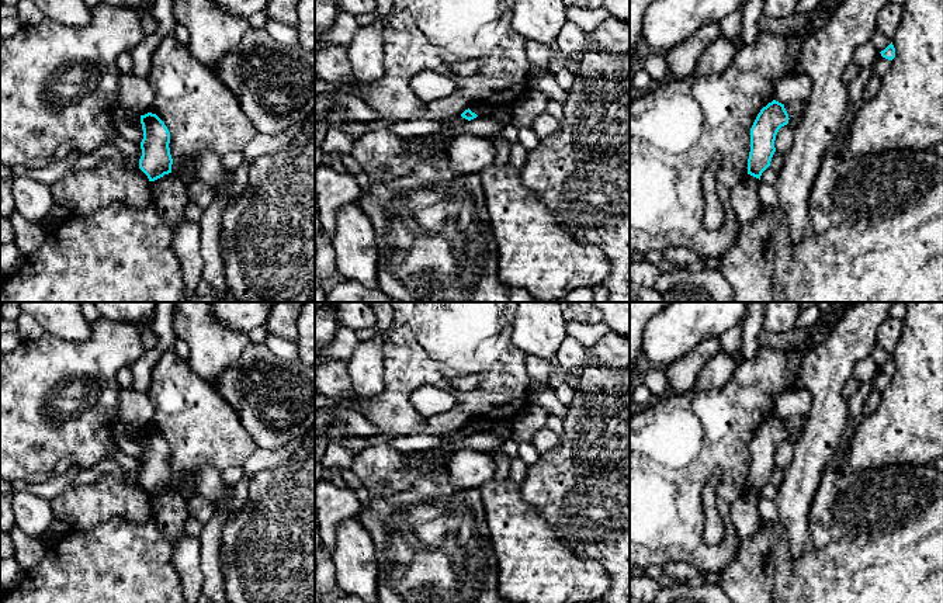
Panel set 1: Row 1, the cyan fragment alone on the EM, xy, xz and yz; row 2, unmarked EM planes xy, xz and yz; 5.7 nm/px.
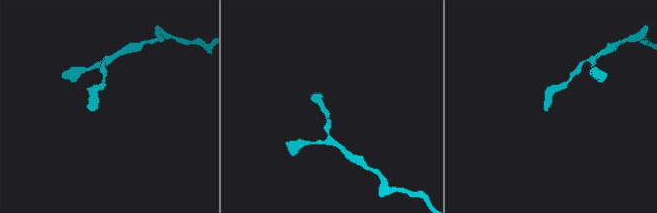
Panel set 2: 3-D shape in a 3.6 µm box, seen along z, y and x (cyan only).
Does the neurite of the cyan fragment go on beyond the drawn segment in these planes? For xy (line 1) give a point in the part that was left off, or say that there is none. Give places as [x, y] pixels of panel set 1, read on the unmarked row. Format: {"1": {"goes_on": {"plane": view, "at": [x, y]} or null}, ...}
{"1": {"goes_on": null}}

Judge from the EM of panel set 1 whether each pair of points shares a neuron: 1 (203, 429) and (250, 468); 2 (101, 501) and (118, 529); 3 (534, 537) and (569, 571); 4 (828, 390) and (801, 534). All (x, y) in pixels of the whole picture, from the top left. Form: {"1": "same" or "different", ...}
{"1": "different", "2": "different", "3": "same", "4": "same"}

